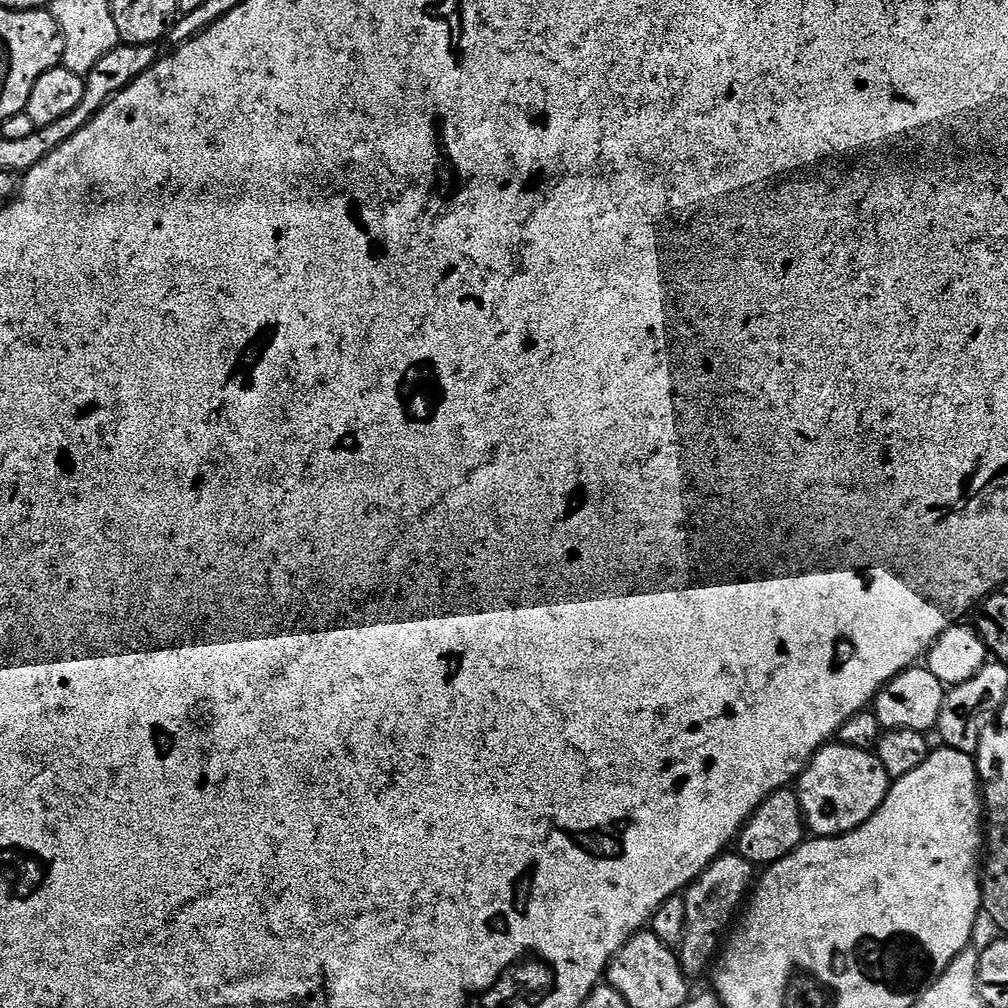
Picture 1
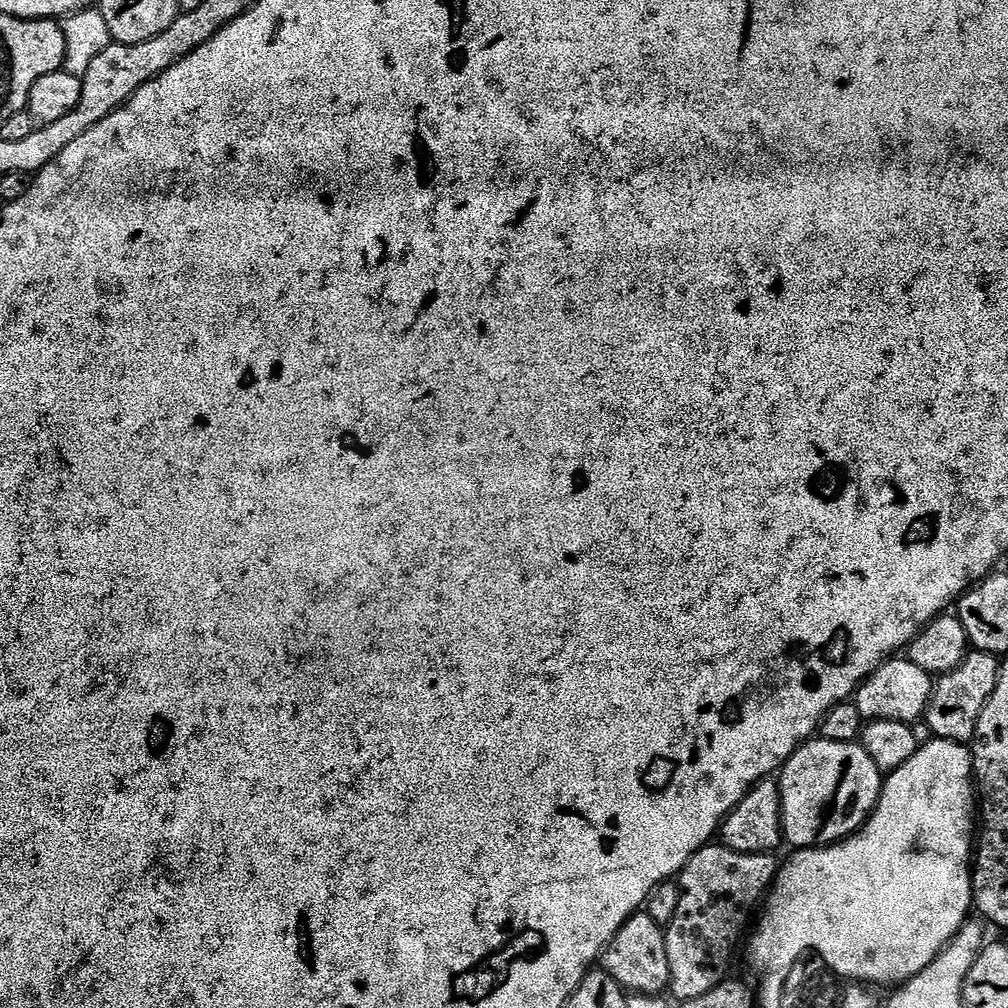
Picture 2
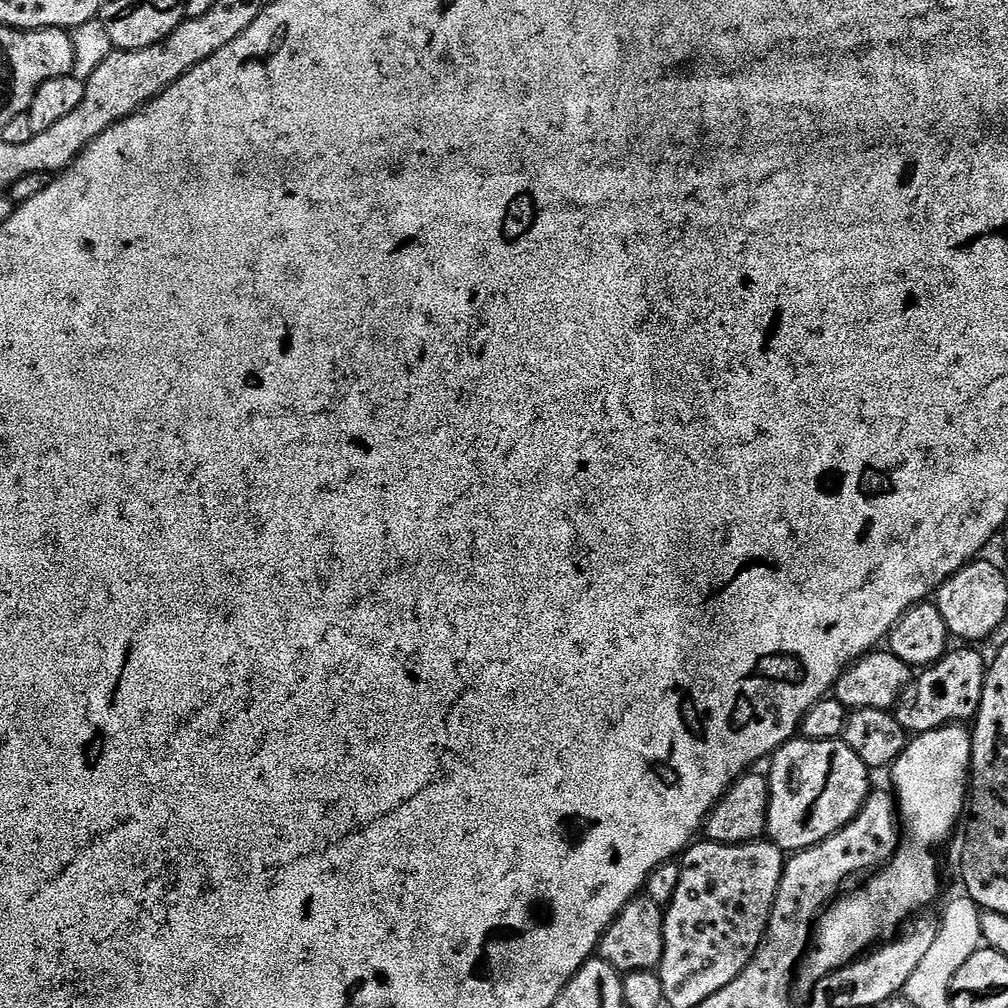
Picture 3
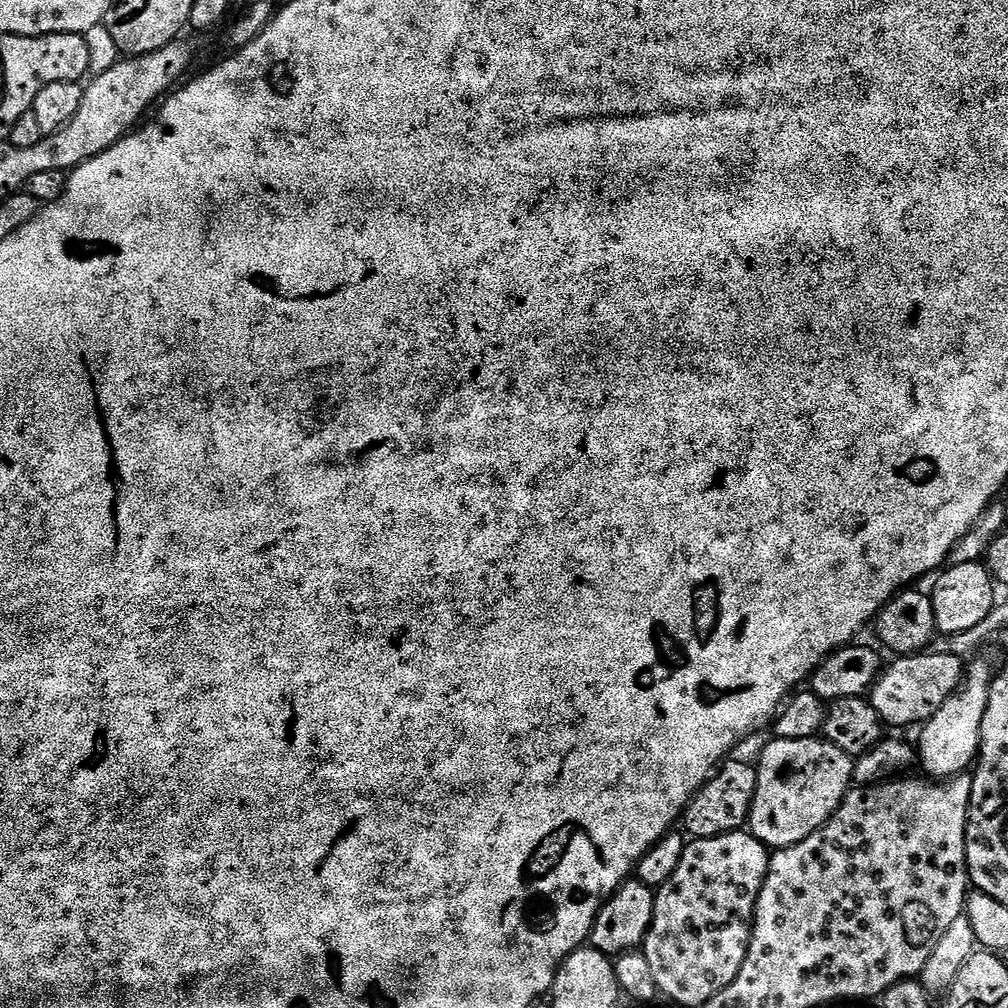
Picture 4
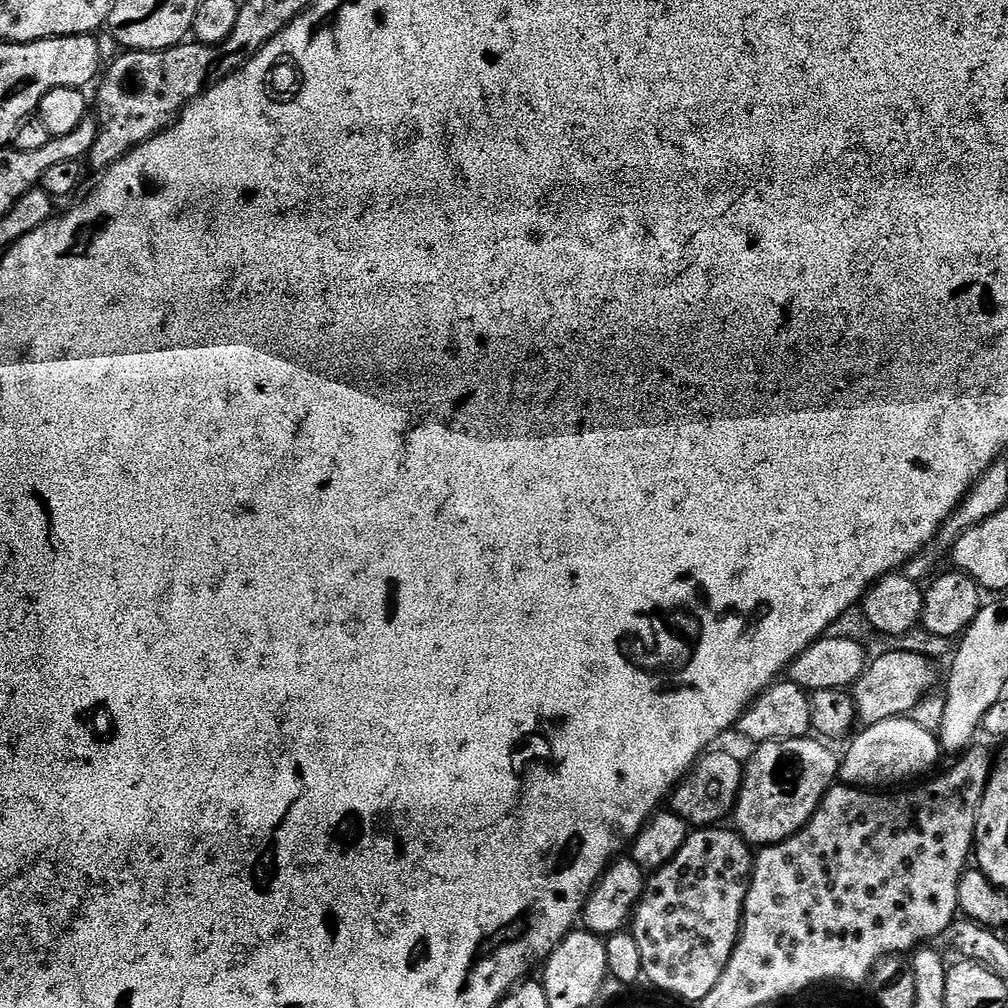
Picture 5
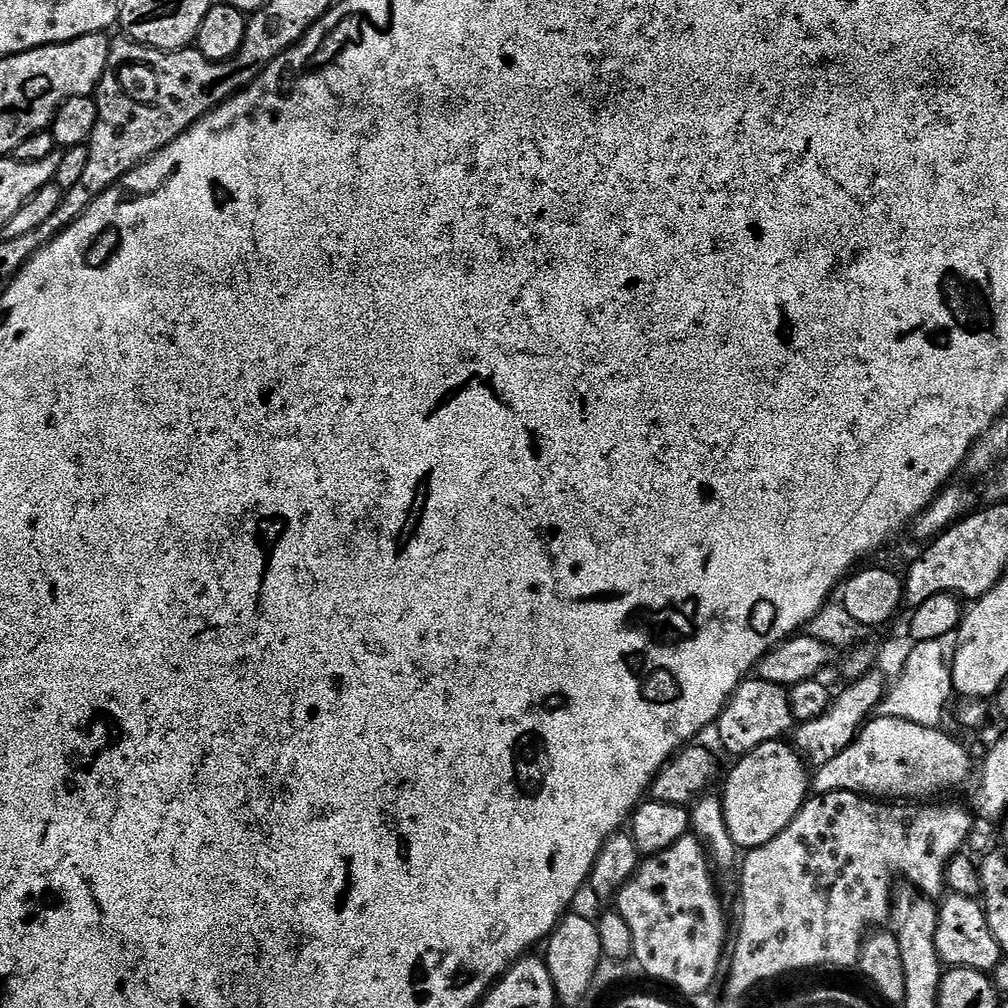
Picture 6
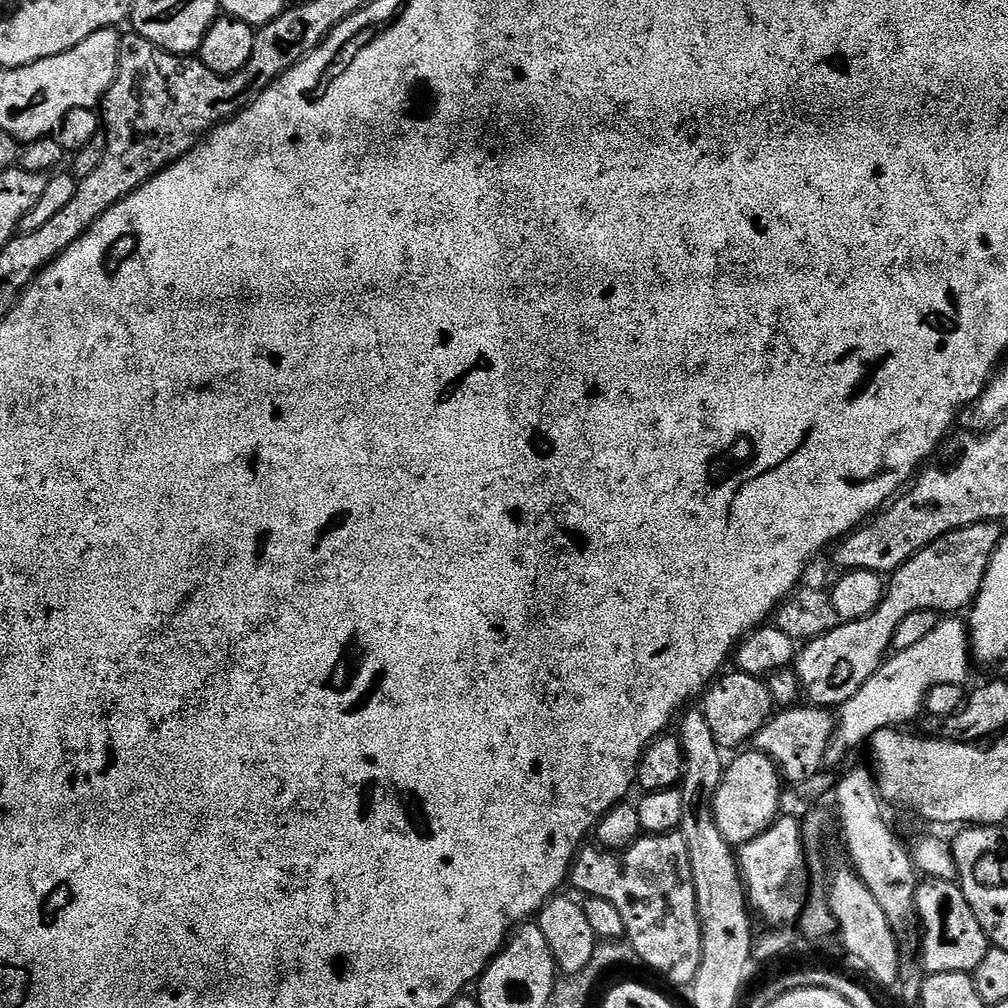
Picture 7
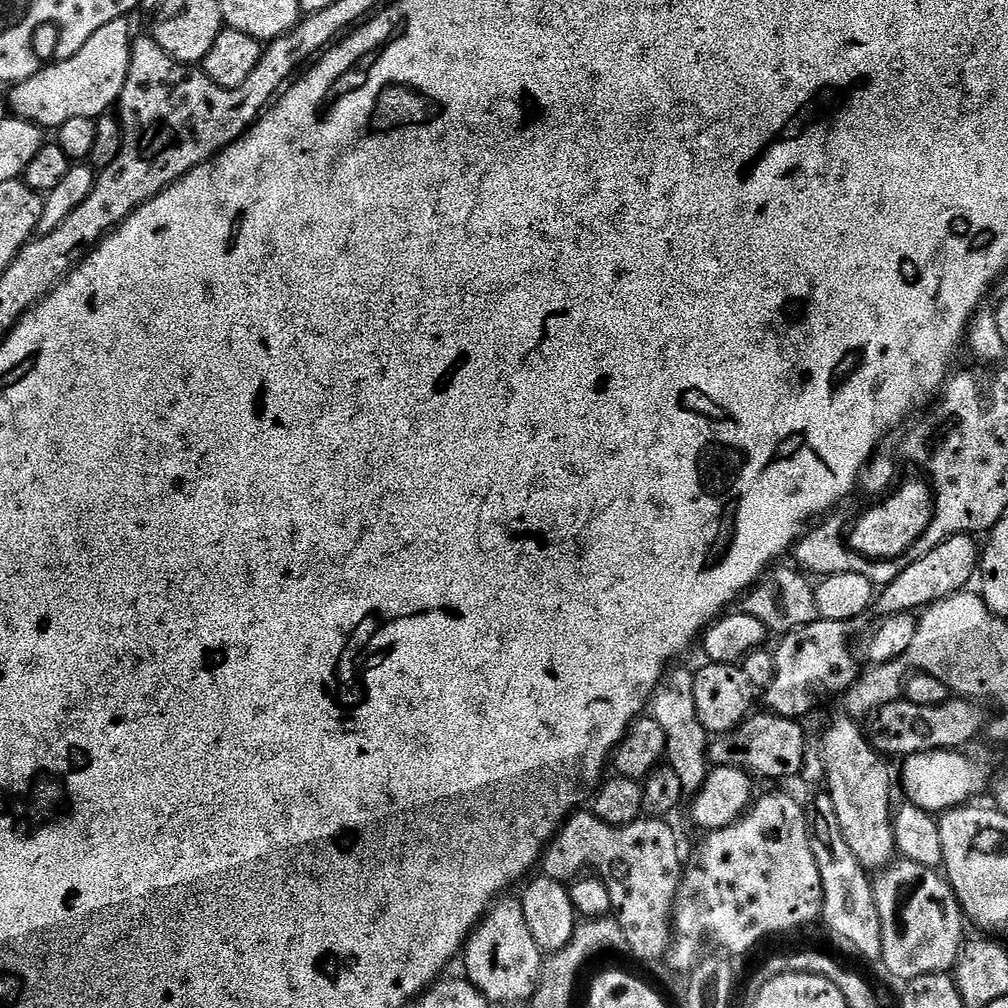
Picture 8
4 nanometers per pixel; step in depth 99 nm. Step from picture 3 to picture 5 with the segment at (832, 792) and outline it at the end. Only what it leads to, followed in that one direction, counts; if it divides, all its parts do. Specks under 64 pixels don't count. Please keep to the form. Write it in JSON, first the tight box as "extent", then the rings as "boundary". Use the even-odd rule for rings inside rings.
{"extent":[734,736,841,845],"boundary":[[[808,736],[771,740],[759,745],[756,753],[746,760],[734,828],[749,845],[781,844],[808,823],[828,789],[838,780],[841,757],[827,747],[831,748],[823,739]]]}

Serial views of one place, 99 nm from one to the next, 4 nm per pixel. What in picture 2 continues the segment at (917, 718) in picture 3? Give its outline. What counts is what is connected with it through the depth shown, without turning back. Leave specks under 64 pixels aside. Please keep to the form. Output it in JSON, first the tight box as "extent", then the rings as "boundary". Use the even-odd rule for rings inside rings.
{"extent":[926,650,1001,745],"boundary":[[[972,650],[954,670],[950,670],[933,683],[926,723],[935,739],[952,740],[956,744],[963,745],[976,739],[978,718],[986,702],[994,694],[1000,677],[1000,665],[1001,661],[991,656],[989,652]]]}

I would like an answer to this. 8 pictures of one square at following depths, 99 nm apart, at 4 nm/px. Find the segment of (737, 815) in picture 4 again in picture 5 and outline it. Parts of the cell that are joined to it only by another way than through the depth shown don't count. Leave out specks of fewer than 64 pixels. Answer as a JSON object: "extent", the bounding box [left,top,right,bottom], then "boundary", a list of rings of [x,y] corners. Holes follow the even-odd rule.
{"extent":[670,750,744,829],"boundary":[[[709,750],[693,764],[683,780],[670,793],[670,808],[693,829],[710,828],[733,815],[740,787],[744,781],[744,764],[732,752]]]}

